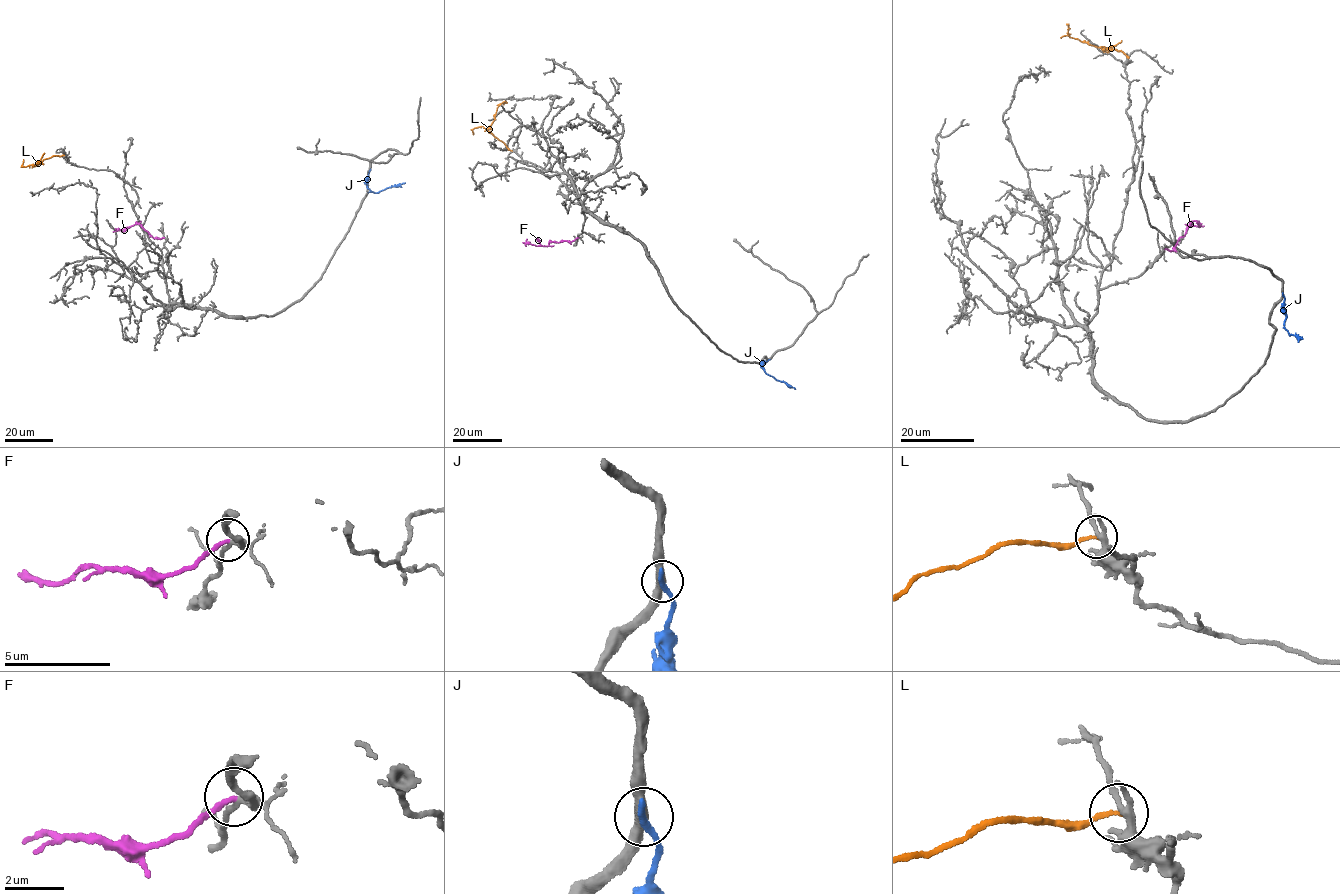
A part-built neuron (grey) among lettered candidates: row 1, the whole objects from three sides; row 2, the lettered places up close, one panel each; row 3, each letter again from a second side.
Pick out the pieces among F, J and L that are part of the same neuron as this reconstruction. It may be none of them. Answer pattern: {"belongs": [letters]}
{"belongs": []}

